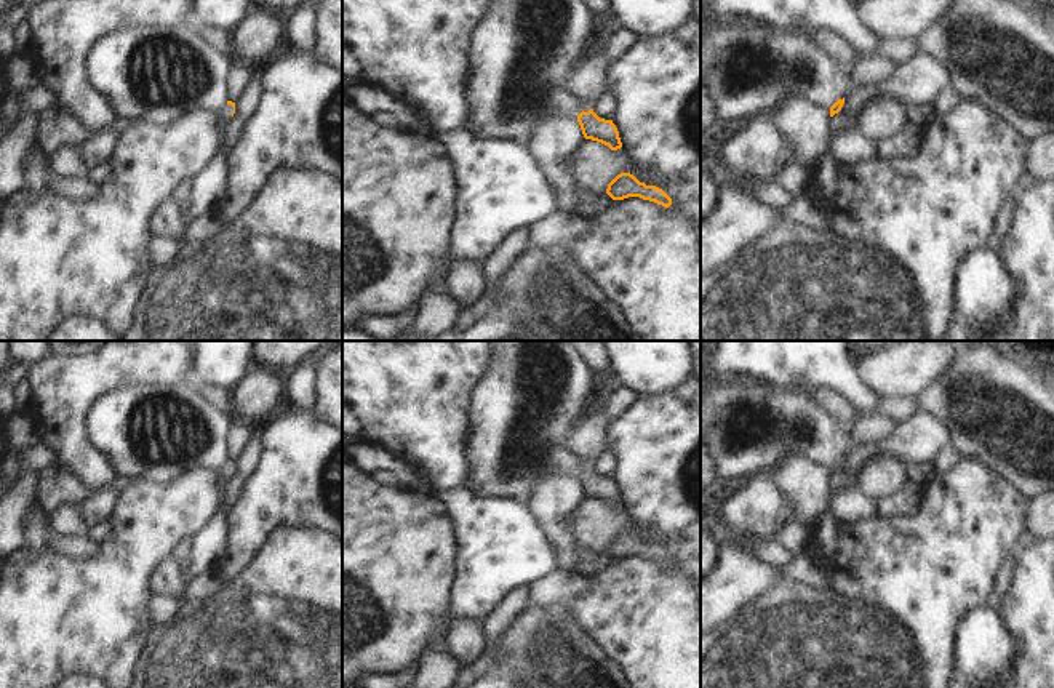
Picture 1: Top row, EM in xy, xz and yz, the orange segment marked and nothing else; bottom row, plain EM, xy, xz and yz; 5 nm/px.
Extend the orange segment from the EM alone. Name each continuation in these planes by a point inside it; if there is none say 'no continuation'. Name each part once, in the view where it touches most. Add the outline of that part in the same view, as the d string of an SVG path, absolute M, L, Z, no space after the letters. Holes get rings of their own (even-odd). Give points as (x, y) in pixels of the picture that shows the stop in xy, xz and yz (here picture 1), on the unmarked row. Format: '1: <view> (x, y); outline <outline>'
1: xy (223, 474); outline M226 462L214 470L214 485L218 491L218 506L222 509L227 504L227 485L232 478L234 466L232 462Z

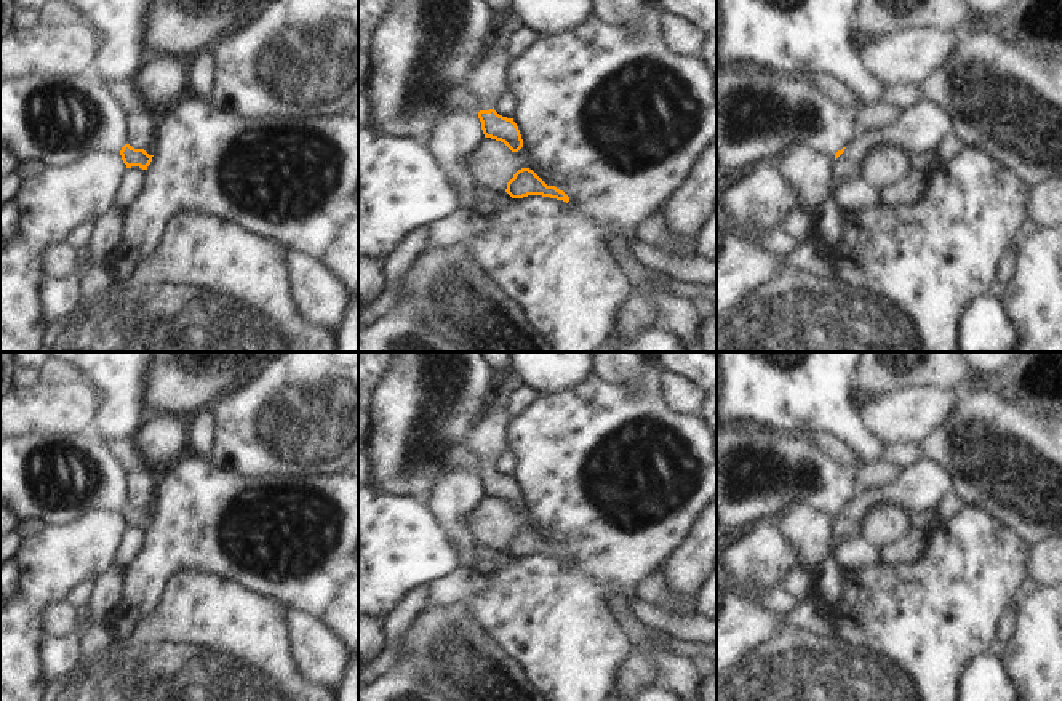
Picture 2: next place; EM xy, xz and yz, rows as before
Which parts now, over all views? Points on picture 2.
1: xz (485, 439); outline M513 371L504 373L493 391L491 402L480 419L469 429L464 447L472 453L480 469L489 469L497 463L499 455L507 448L507 413L510 395L521 386Z

